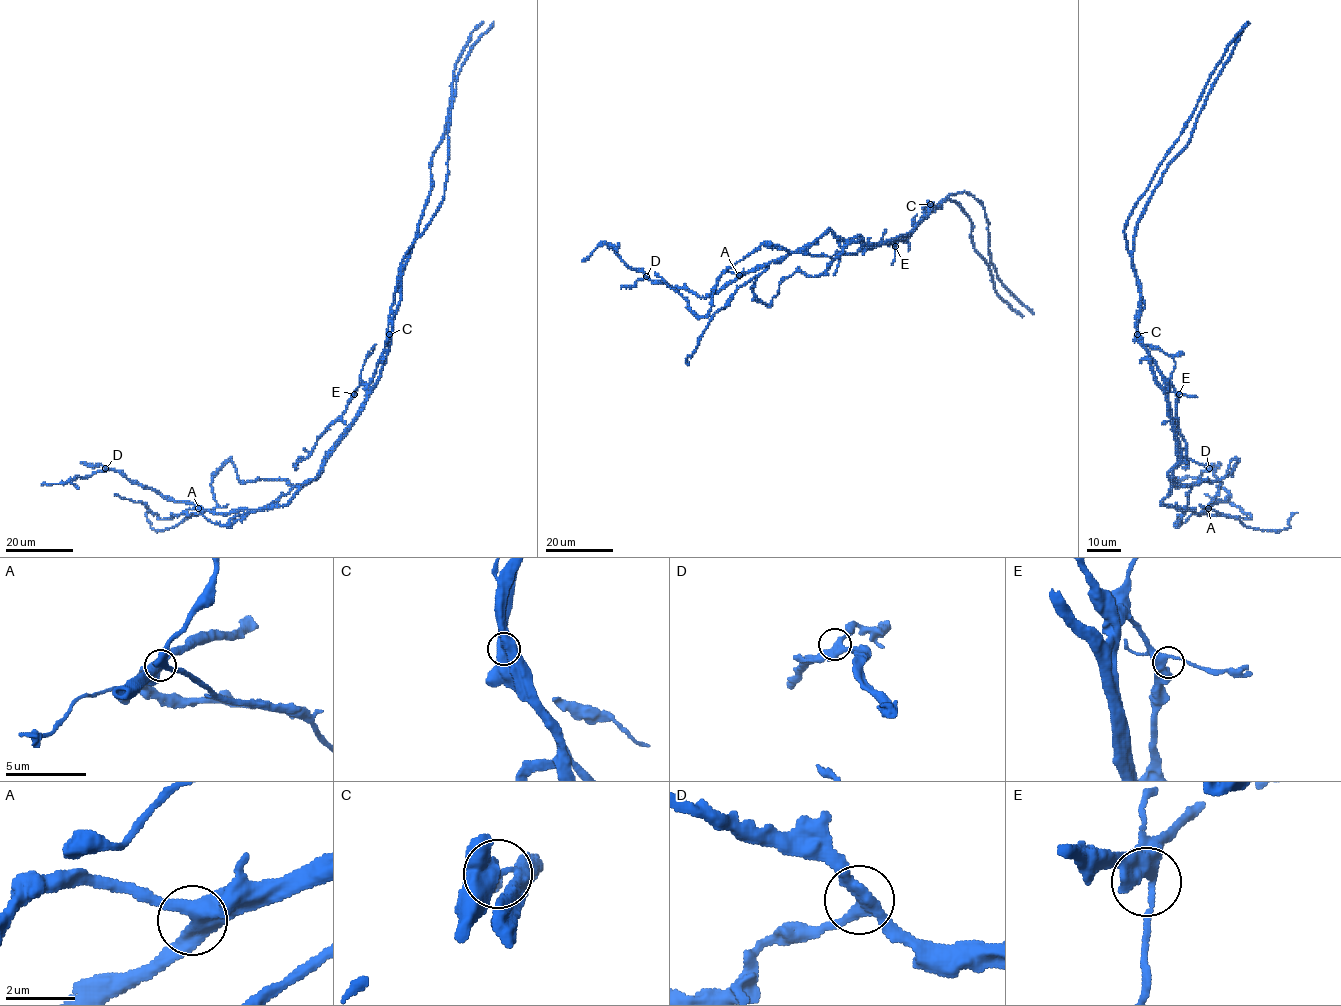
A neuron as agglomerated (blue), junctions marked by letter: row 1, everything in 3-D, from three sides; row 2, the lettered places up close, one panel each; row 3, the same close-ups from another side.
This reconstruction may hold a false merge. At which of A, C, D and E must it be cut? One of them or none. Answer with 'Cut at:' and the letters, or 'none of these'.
Cut at: C

